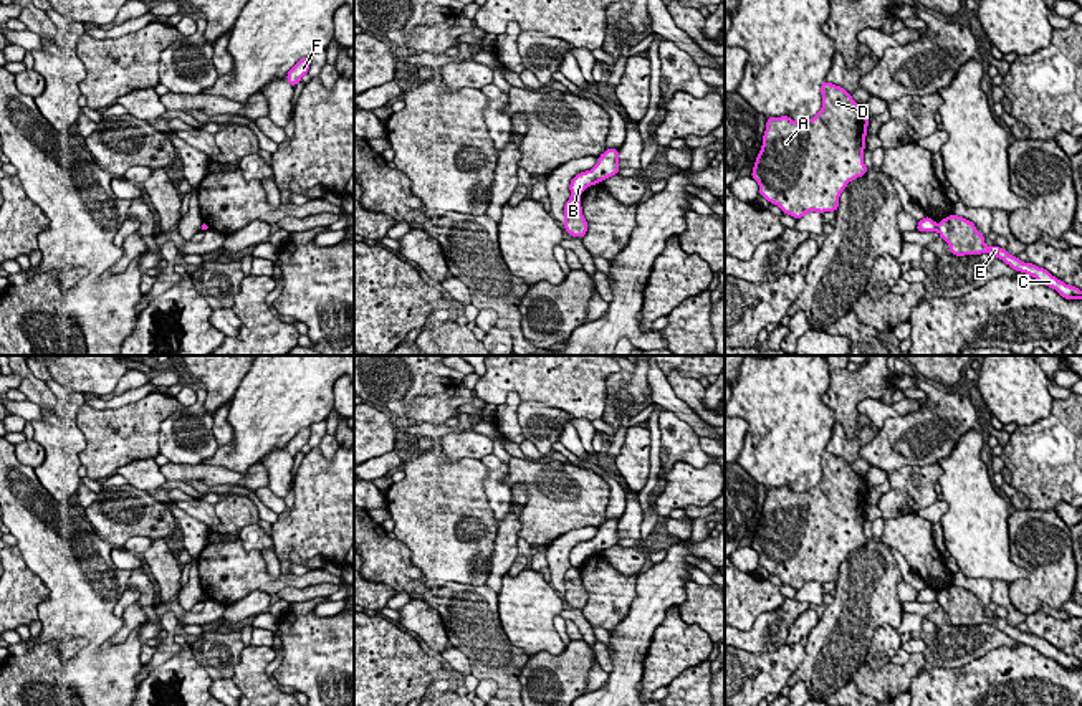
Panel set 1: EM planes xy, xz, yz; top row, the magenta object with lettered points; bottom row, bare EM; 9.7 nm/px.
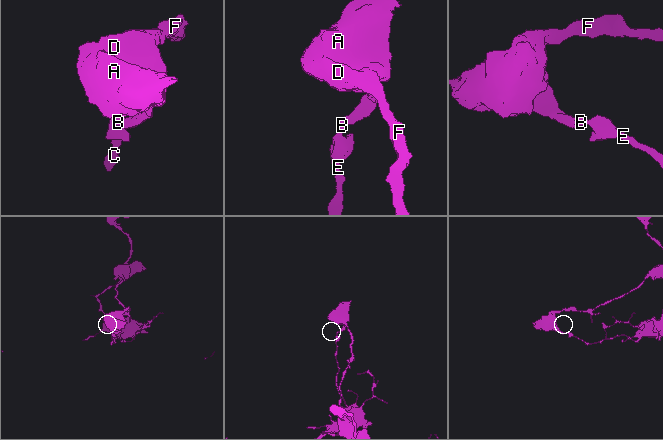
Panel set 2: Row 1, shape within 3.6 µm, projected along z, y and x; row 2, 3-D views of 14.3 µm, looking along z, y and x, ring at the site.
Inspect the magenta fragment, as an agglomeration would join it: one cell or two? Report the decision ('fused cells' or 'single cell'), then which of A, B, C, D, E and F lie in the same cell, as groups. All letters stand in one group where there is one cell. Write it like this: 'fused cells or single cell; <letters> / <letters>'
fused cells; A B D F / C E

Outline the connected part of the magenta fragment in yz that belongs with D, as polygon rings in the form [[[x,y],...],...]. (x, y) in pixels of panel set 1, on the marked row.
[[[829,81],[821,84],[821,94],[822,107],[812,119],[797,122],[789,116],[768,117],[763,145],[751,172],[759,195],[797,220],[807,212],[835,212],[847,184],[869,172],[862,157],[864,139],[869,134],[867,109],[844,88]]]

